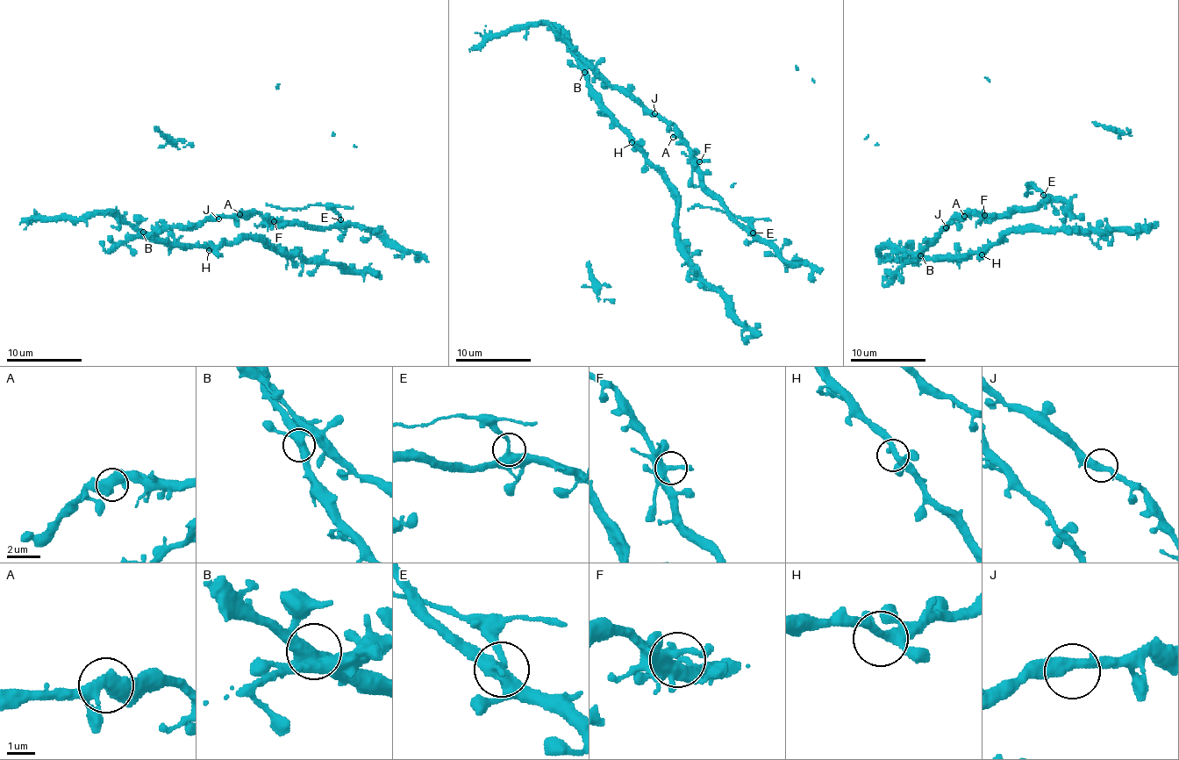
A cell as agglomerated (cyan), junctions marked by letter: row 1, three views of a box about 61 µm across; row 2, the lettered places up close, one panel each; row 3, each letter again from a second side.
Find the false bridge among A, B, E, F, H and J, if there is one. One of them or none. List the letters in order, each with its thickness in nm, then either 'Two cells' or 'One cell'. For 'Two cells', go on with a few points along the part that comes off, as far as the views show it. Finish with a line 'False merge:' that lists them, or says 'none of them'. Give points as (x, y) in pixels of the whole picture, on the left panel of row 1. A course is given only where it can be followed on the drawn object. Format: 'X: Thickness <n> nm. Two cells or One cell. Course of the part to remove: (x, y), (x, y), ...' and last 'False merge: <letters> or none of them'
A: Thickness 420 nm. One cell
B: Thickness 440 nm. One cell
E: Thickness 320 nm. Two cells. Course of the part to remove: (341, 220), (338, 214), (325, 205), (289, 208), (267, 204)
F: Thickness 320 nm. One cell
H: Thickness 300 nm. One cell
J: Thickness 360 nm. One cell
False merge: E

